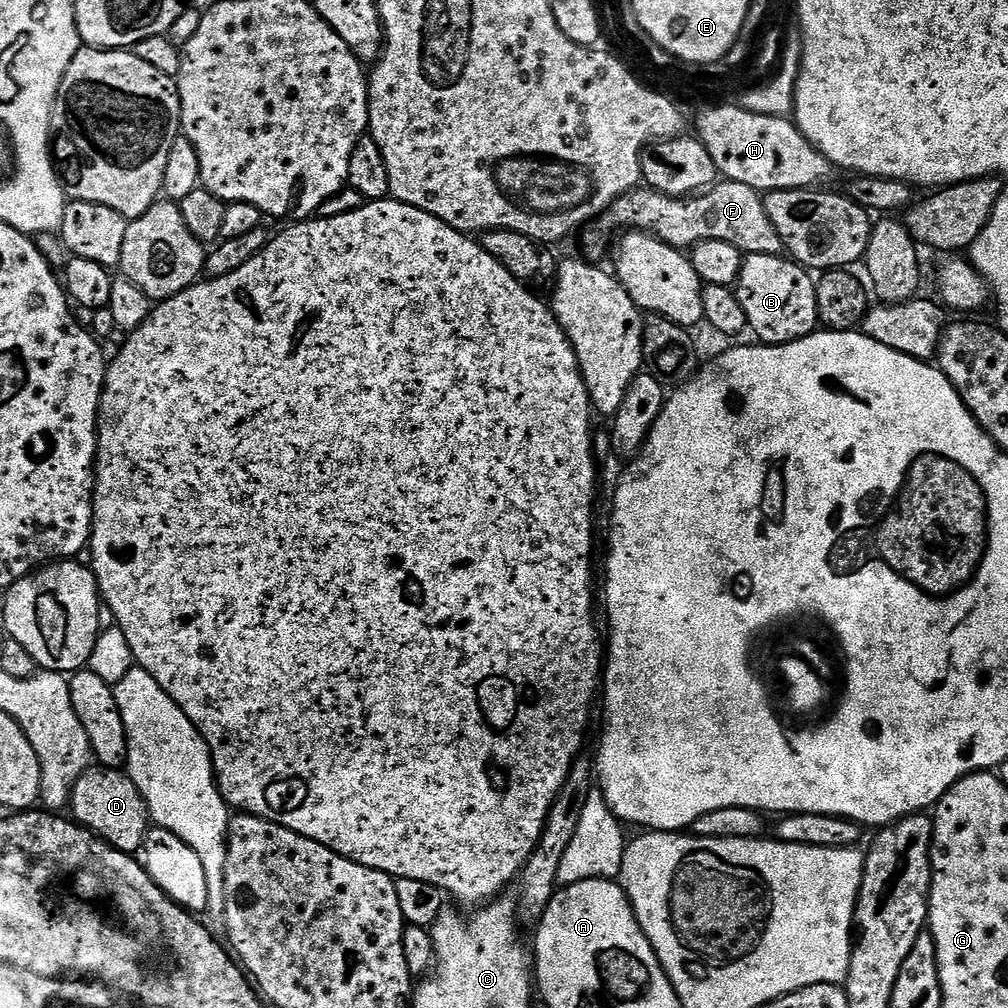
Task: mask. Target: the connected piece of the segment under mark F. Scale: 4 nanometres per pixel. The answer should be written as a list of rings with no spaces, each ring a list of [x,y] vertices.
[[[721,179],[715,186],[683,198],[667,196],[661,192],[653,192],[647,186],[641,186],[618,197],[604,211],[604,215],[599,217],[599,224],[601,233],[588,231],[583,233],[585,234],[583,255],[592,262],[600,262],[603,258],[604,251],[608,248],[608,240],[604,236],[610,235],[615,228],[647,232],[671,248],[681,250],[690,250],[704,240],[717,240],[730,242],[745,254],[778,256],[784,252],[782,238],[778,230],[774,230],[770,214],[766,214],[764,196],[750,186],[742,186],[742,182],[733,180]]]

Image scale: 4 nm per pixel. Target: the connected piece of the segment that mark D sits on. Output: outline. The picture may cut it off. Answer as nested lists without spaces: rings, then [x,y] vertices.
[[[90,766],[78,778],[72,791],[70,812],[75,823],[99,836],[111,848],[136,854],[143,849],[150,831],[148,807],[127,771]]]

